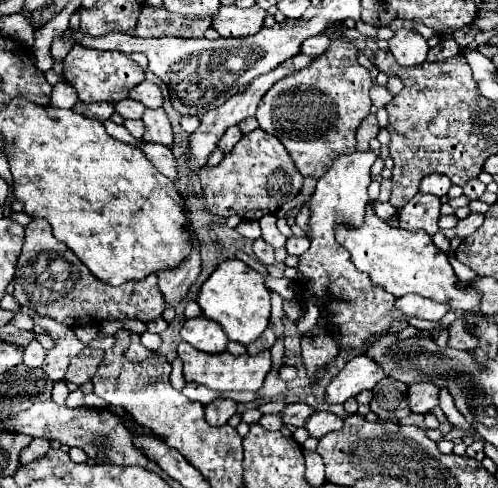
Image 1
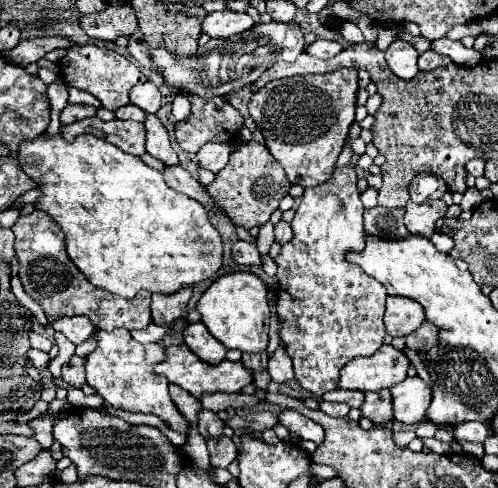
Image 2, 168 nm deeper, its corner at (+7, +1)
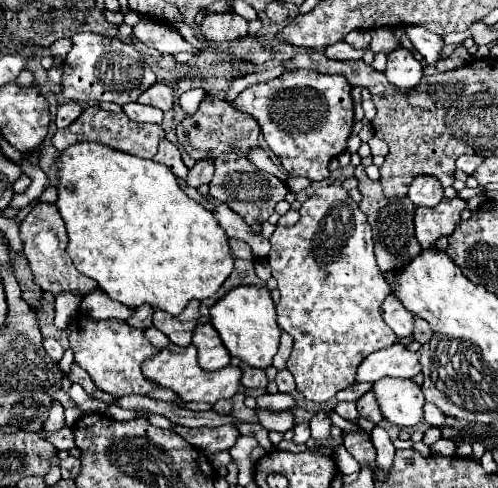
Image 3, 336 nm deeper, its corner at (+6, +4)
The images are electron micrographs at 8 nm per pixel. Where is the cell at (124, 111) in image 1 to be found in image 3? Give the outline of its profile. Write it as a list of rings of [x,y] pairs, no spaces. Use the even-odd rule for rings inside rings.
[[[127,103],[127,105],[123,105],[123,111],[133,121],[141,121],[141,123],[161,123],[163,121],[163,111],[161,109],[153,109],[149,105]]]

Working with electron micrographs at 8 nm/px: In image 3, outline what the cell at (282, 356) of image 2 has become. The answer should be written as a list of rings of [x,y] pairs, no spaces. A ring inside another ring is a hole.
[[[283,369],[283,371],[277,373],[275,383],[277,383],[277,387],[279,387],[281,393],[293,393],[295,391],[295,379],[293,379],[293,375],[287,369]]]

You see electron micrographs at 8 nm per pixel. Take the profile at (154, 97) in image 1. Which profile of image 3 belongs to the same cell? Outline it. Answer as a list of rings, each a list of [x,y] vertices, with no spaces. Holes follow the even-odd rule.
[[[155,83],[149,91],[145,91],[141,95],[139,103],[157,107],[161,111],[169,111],[173,107],[173,87],[165,85],[165,83]]]

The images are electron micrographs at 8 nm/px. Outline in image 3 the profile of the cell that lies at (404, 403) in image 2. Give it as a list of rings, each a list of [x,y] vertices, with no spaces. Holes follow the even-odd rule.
[[[383,377],[373,383],[373,393],[387,421],[399,427],[413,427],[423,421],[423,393],[411,379]]]

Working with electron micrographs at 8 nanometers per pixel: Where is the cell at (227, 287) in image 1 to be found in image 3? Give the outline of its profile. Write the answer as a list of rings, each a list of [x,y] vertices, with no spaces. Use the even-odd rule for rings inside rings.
[[[235,287],[223,299],[211,307],[211,325],[217,329],[223,345],[231,357],[239,357],[245,365],[255,369],[267,369],[273,363],[273,357],[279,349],[281,327],[277,323],[275,305],[267,287]]]

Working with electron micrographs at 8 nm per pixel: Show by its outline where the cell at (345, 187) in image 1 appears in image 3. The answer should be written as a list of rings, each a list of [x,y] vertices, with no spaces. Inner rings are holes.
[[[331,183],[317,189],[301,205],[299,213],[301,219],[297,225],[277,227],[277,231],[269,237],[273,247],[267,261],[281,293],[277,305],[279,325],[293,337],[293,353],[287,361],[287,369],[297,383],[297,391],[307,401],[321,403],[335,397],[337,391],[353,385],[361,361],[367,355],[393,345],[397,335],[379,313],[381,303],[391,293],[391,289],[375,263],[371,227],[359,205],[349,199],[347,191],[339,183]]]

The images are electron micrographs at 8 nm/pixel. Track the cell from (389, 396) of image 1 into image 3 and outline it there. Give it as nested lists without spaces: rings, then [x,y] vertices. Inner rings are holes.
[[[369,391],[367,395],[363,395],[361,399],[357,399],[357,411],[363,419],[369,419],[371,423],[379,423],[381,421],[381,411],[377,407],[377,401],[373,399],[373,393]]]

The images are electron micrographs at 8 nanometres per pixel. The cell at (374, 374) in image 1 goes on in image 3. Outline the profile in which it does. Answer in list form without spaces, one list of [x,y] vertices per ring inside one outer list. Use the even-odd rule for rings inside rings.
[[[395,343],[387,349],[371,353],[357,369],[357,381],[369,381],[375,383],[381,377],[401,377],[401,379],[413,379],[417,373],[421,373],[419,365],[419,353],[409,351],[405,345]]]

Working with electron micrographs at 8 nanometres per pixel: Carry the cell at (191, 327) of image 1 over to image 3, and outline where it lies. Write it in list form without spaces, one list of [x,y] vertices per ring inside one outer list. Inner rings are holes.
[[[199,325],[195,329],[195,335],[193,335],[193,343],[199,351],[199,363],[201,363],[201,369],[205,371],[217,371],[217,369],[223,369],[229,365],[231,361],[231,355],[227,353],[219,333],[215,331],[213,325]]]

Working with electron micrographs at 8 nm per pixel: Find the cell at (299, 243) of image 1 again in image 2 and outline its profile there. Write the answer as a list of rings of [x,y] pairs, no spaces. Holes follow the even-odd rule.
[[[280,220],[280,222],[276,224],[274,234],[276,234],[276,242],[278,242],[278,244],[288,244],[288,242],[292,240],[292,228],[290,228],[290,224],[284,222],[284,220]]]

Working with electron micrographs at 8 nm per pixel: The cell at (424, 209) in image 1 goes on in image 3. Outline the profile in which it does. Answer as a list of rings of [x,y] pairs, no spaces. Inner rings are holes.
[[[443,199],[433,209],[417,207],[415,211],[415,237],[423,249],[433,247],[439,237],[449,237],[459,221],[461,211],[467,207],[465,199]]]

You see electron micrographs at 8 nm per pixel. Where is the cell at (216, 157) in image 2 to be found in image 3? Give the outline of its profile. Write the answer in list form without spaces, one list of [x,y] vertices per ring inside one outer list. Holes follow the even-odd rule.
[[[197,161],[187,175],[187,185],[197,189],[203,183],[209,183],[211,177],[213,177],[213,161]]]

